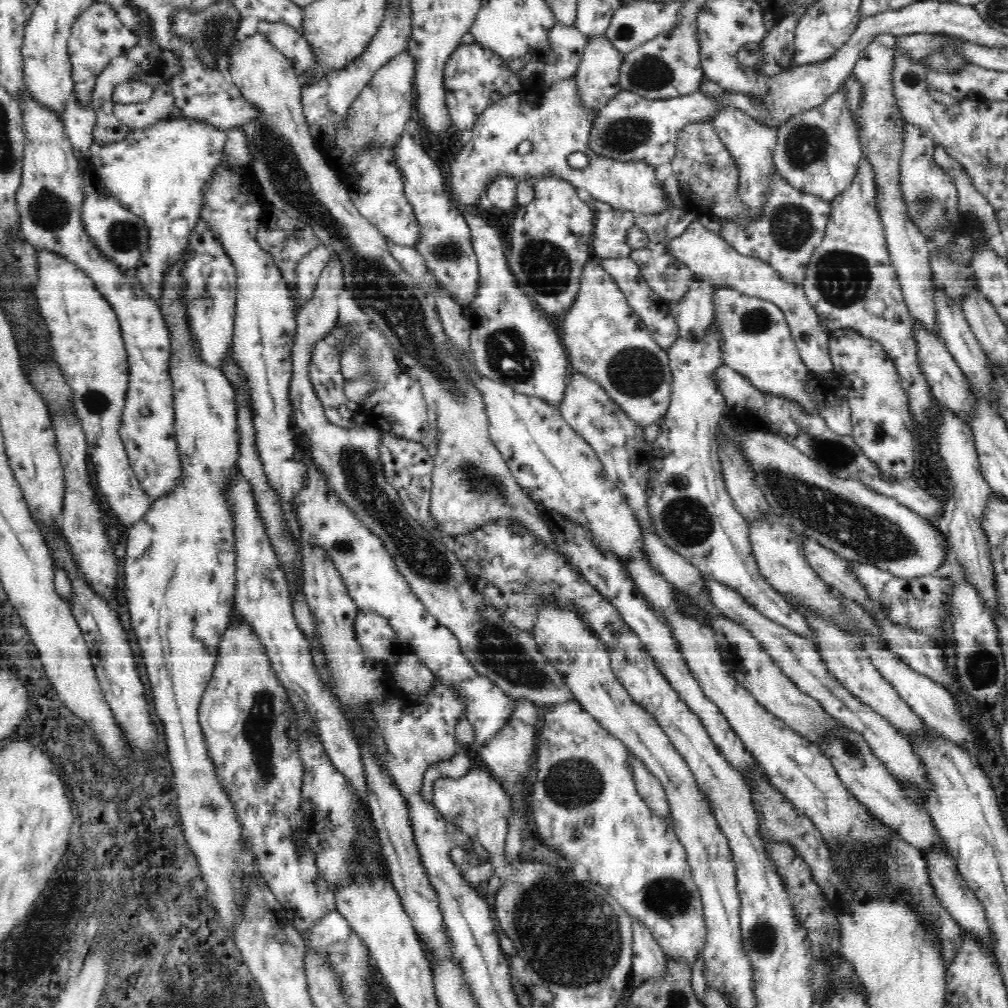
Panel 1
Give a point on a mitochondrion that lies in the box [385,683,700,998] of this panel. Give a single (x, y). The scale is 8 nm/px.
(572, 937)

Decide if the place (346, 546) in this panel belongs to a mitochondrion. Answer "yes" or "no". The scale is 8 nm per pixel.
yes

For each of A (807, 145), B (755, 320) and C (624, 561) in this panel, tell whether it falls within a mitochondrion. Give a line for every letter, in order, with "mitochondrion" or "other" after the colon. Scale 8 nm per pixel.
A: mitochondrion
B: mitochondrion
C: other

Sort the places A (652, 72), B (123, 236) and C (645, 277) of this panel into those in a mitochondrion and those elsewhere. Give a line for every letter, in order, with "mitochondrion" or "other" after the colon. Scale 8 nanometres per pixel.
A: mitochondrion
B: mitochondrion
C: other

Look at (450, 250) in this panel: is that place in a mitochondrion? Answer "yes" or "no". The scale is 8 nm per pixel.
yes

